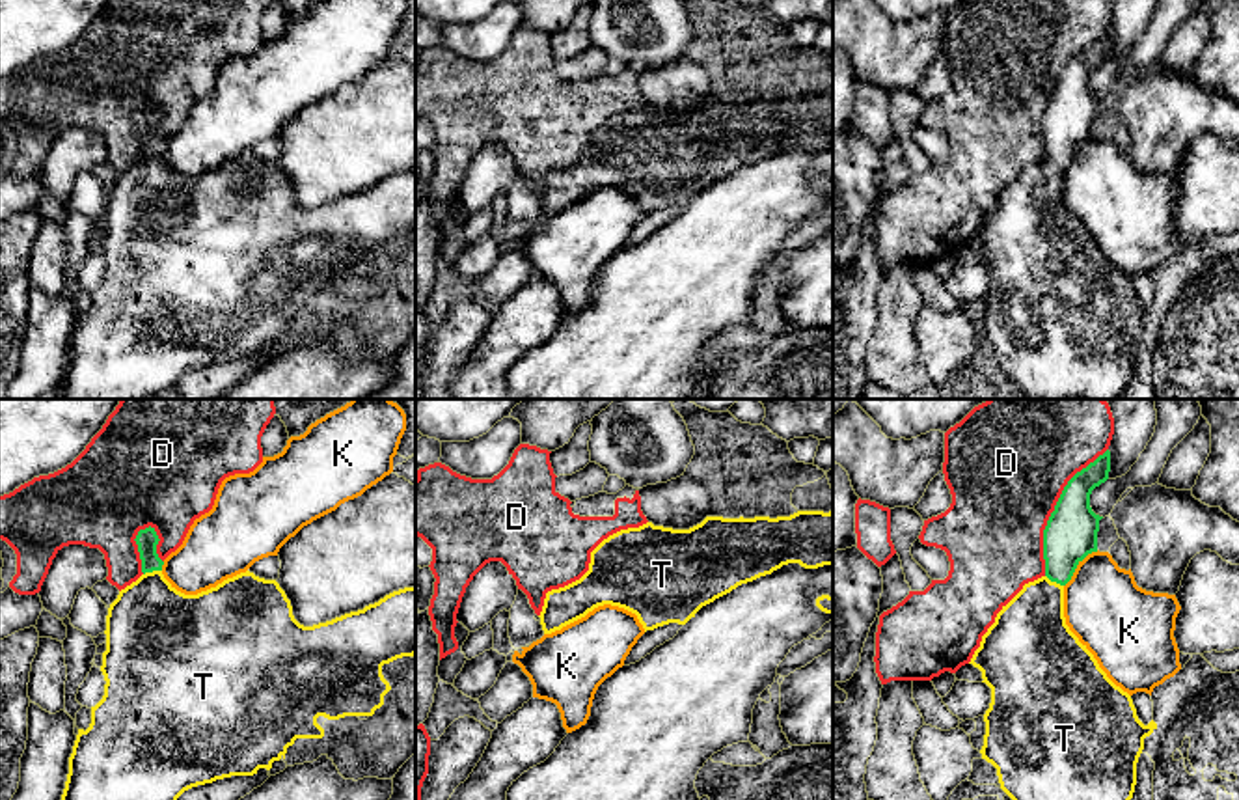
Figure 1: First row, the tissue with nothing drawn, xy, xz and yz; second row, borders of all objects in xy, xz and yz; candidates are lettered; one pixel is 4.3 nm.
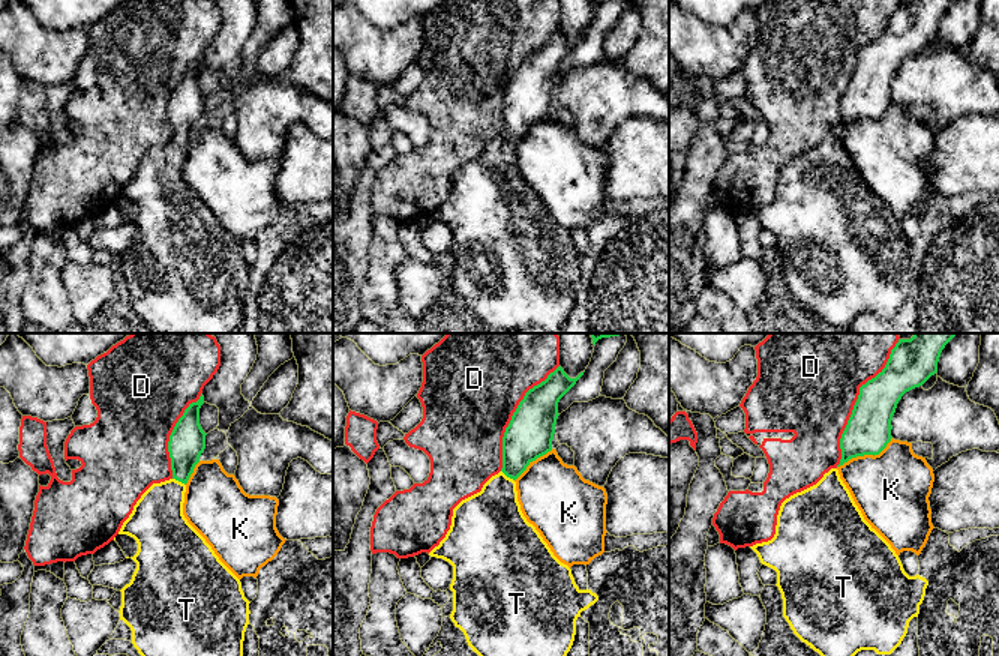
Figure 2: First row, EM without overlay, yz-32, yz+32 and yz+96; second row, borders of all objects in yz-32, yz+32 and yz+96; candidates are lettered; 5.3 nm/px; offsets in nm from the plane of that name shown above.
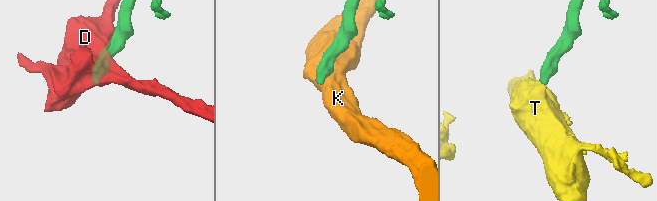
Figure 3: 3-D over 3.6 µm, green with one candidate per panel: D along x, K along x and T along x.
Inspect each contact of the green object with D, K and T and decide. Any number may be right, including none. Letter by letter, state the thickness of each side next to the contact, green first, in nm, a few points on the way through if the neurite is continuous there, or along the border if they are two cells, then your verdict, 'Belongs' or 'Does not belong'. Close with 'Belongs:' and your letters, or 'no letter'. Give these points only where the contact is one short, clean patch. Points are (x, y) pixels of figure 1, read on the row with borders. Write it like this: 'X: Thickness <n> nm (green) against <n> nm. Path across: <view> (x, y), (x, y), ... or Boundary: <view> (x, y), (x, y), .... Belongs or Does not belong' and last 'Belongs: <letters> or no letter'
D: Thickness 220 nm (green) against 480 nm. Does not belong
K: Thickness 220 nm (green) against 340 nm. Does not belong
T: Thickness 90 nm (green) against 400 nm. Path across: xy (146, 539), (151, 571), (151, 629). Belongs
Belongs: T

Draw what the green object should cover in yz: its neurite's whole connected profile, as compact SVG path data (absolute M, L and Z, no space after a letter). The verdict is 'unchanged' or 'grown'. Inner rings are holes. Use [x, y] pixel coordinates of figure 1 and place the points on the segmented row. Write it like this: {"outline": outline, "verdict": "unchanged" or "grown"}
{"outline": "M1107 449L1068 481L1043 530L1045 574L1025 584L1002 606L969 662L982 671L982 683L991 688L980 753L997 768L1001 789L1012 800L1131 800L1144 738L1157 729L1153 720L1148 725L1138 720L1131 696L1107 677L1064 617L1064 586L1071 580L1077 565L1088 554L1097 552L1097 531L1103 517L1092 511L1090 494L1109 479L1109 472L1110 451Z", "verdict": "grown"}

